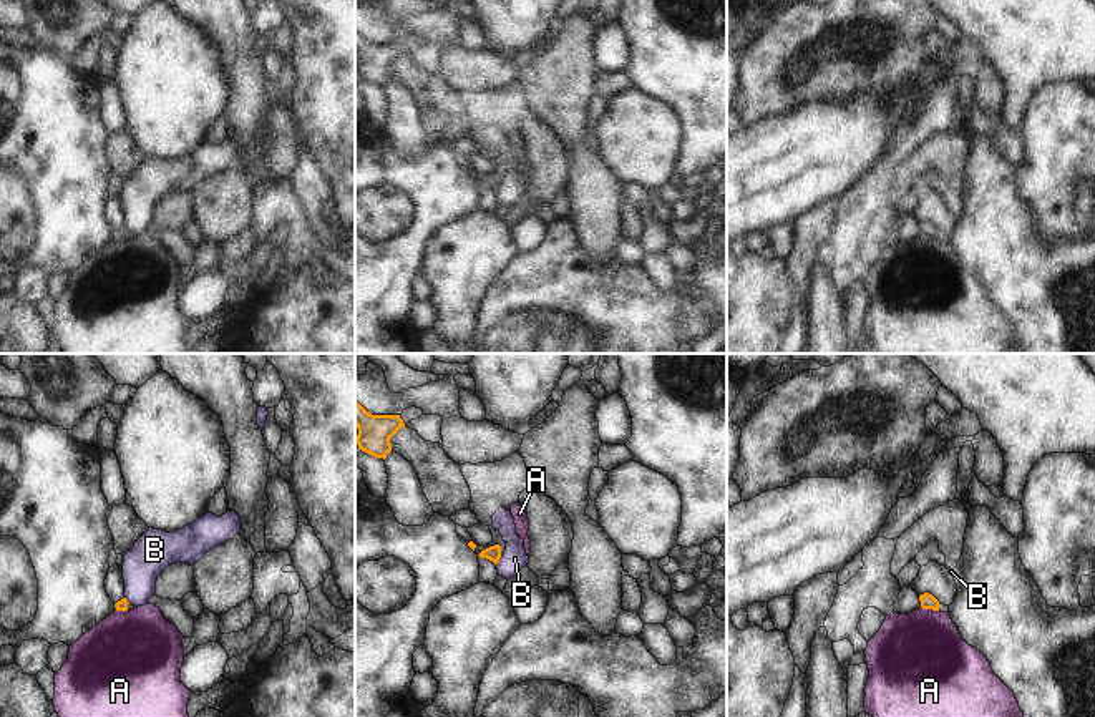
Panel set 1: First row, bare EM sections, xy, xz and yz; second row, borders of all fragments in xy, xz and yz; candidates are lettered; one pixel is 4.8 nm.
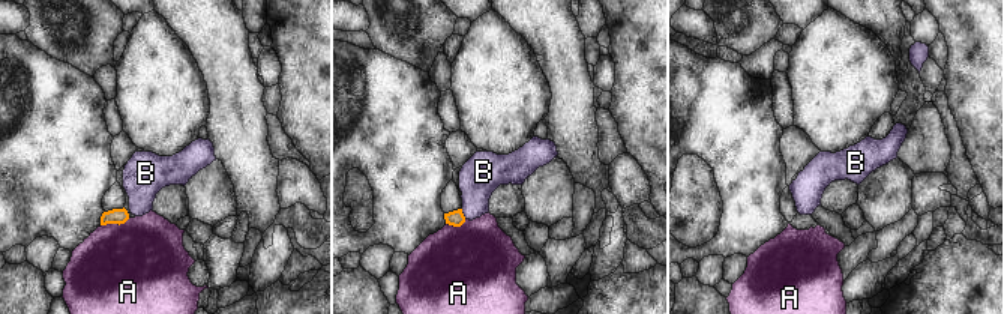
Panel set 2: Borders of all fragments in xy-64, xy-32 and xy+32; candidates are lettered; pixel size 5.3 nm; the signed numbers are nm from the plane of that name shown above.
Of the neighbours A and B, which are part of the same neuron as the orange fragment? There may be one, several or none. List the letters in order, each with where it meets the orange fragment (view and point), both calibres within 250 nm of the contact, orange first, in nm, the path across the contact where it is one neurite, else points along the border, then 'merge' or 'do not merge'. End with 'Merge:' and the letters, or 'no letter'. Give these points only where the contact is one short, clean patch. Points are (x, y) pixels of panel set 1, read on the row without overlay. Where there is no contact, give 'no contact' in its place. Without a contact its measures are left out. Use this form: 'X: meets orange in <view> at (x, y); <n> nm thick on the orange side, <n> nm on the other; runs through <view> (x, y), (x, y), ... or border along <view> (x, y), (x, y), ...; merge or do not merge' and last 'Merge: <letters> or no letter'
A: meets orange in yz at (929, 236); 80 nm thick on the orange side, 440 nm on the other; border along yz (921, 234), (938, 239); do not merge
B: meets orange in xz at (498, 190); 80 nm thick on the orange side, 120 nm on the other; border along xz (501, 185), (496, 193); do not merge
Merge: no letter

